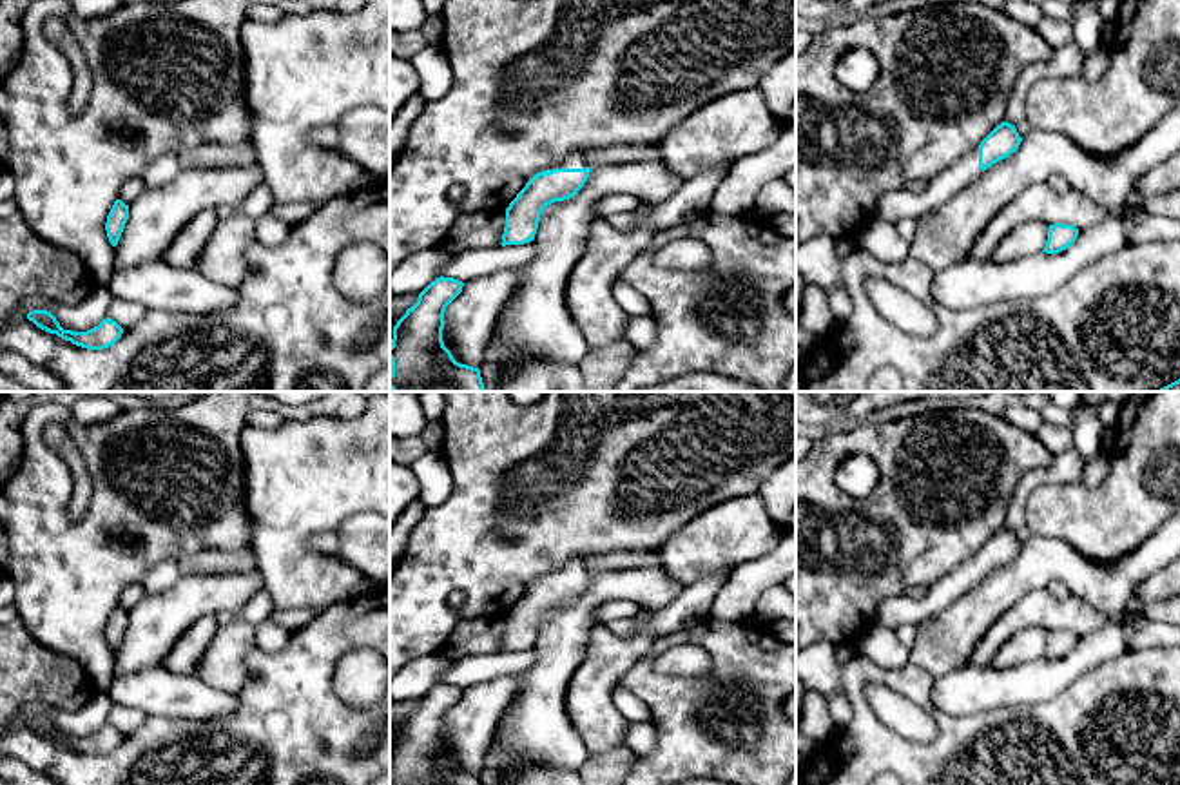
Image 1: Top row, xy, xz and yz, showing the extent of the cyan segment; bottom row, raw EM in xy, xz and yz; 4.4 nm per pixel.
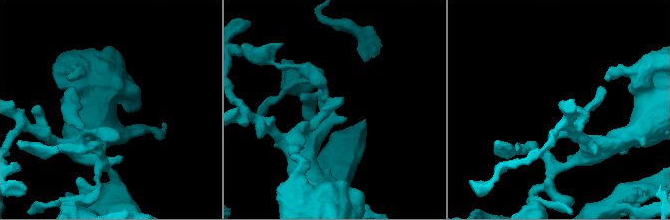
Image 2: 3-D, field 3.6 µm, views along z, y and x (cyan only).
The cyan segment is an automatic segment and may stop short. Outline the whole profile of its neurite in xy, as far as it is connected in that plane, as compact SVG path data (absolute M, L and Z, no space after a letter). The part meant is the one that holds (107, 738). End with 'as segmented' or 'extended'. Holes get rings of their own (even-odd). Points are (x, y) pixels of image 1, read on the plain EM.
M33 716L27 720L27 725L33 727L38 734L49 740L56 740L58 743L87 756L109 754L123 740L123 734L111 723L103 725L98 732L87 738L63 736L56 723L47 716Z | as segmented

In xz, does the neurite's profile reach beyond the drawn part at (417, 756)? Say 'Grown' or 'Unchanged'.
Unchanged

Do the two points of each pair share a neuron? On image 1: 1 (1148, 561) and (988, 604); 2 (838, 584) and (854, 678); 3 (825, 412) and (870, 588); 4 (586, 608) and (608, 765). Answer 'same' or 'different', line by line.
1: same
2: different
3: different
4: different

